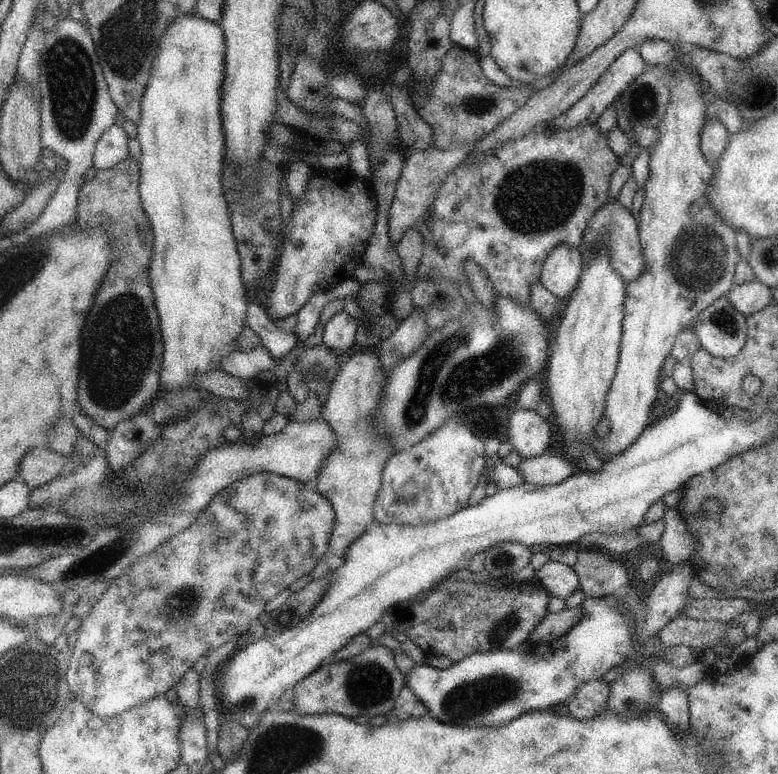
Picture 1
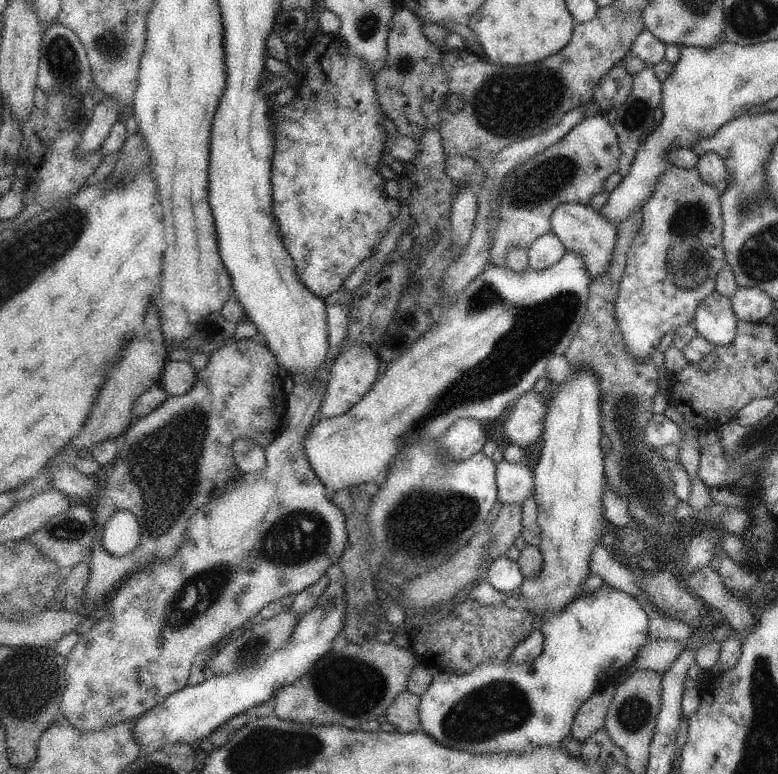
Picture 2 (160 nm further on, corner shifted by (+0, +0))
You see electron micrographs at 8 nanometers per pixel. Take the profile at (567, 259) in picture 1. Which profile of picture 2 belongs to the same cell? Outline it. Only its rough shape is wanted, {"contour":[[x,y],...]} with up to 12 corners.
{"contour":[[554,233],[543,234],[527,252],[529,265],[549,269],[566,249]]}

